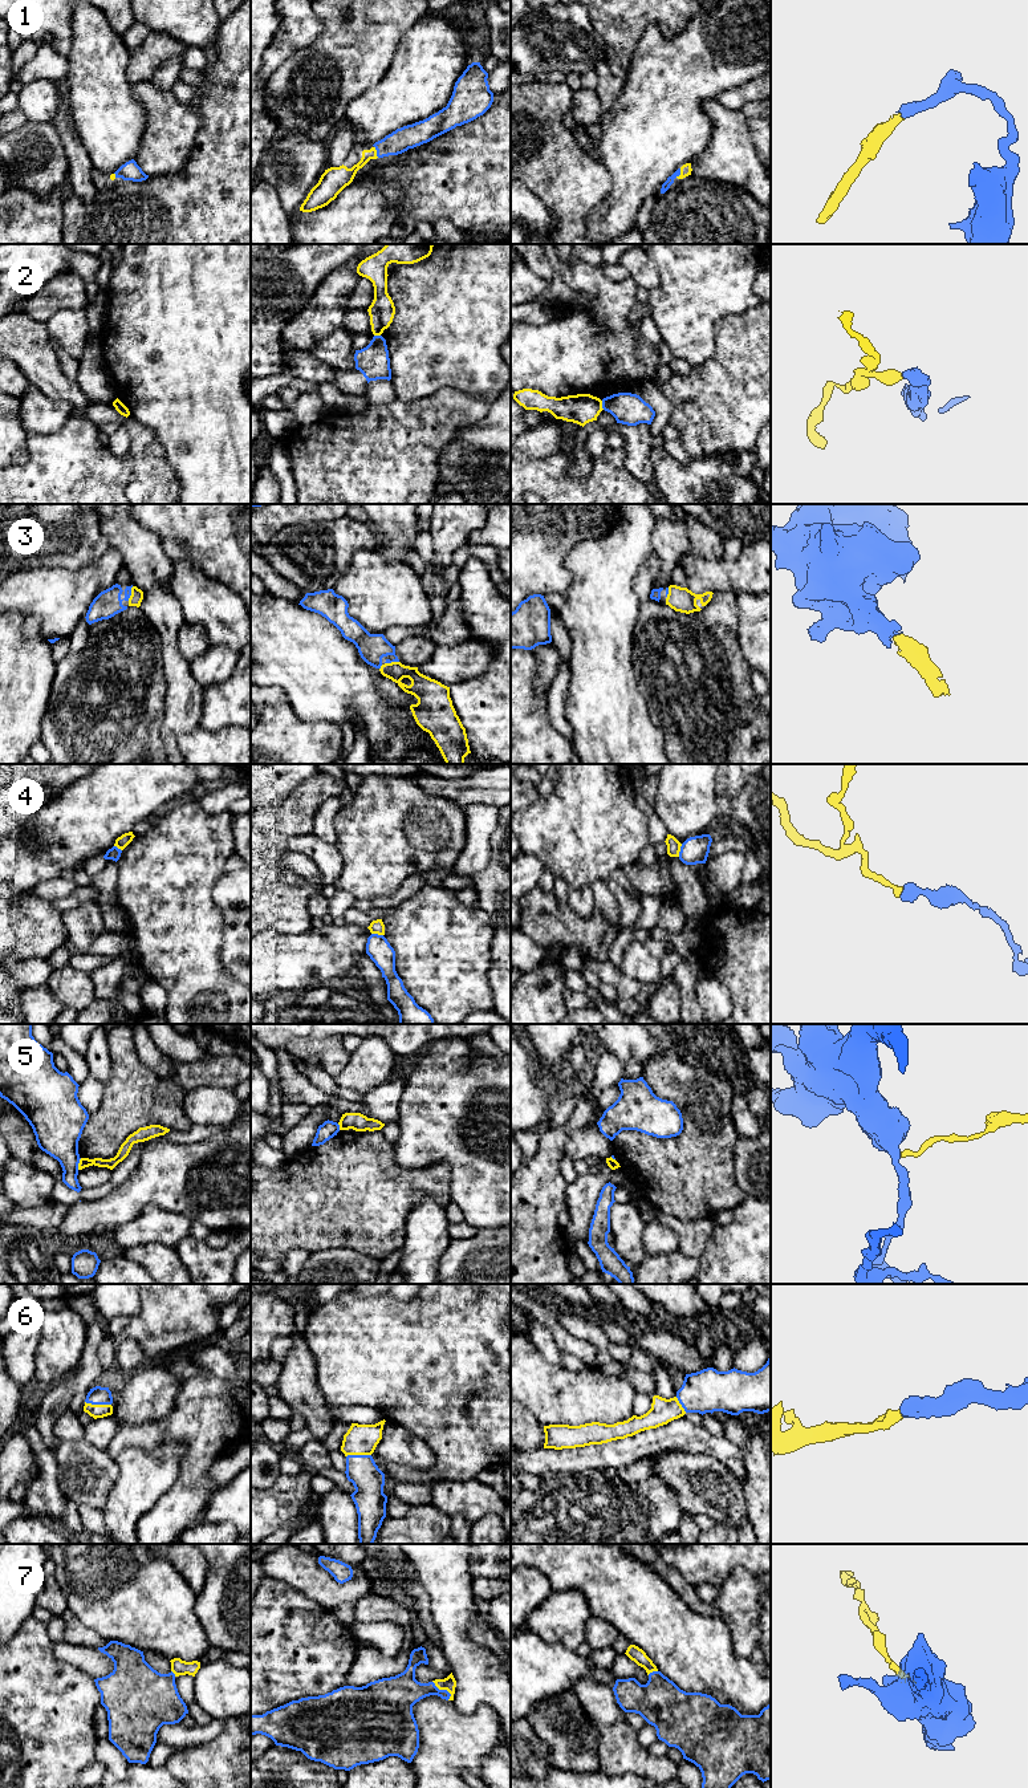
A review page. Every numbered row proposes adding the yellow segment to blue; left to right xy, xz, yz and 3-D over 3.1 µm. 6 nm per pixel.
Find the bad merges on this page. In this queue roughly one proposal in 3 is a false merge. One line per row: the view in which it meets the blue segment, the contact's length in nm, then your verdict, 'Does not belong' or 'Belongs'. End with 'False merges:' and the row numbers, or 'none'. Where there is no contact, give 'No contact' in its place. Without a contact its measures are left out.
1: Touches blue in xz. Shared border 80 nm. Belongs
2: Touches blue in yz. Shared border 60 nm. Does not belong
3: Touches blue in xy. Shared border 90 nm. Belongs
4: Touches blue in yz. Shared border 80 nm. Does not belong
5: Touches blue in xy. Shared border 80 nm. Does not belong
6: Touches blue in xy. Shared border 160 nm. Belongs
7: Touches blue in xz. Shared border 160 nm. Belongs
False merges: 2, 4, 5

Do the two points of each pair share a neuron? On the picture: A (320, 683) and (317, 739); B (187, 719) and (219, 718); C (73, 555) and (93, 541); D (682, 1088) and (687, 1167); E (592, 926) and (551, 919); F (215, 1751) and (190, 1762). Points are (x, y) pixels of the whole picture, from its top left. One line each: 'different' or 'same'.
A: different
B: different
C: same
D: same
E: same
F: same

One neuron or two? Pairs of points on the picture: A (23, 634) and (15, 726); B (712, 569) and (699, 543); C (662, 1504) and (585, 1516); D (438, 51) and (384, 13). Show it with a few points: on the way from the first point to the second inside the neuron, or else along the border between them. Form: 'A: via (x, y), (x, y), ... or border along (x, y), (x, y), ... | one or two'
A: via (20, 657), (20, 677), (15, 686), (15, 703) | one
B: border along (686, 553), (720, 557) | two
C: via (643, 1516), (604, 1516) | one
D: border along (429, 13), (423, 15), (403, 33), (393, 57) | two

